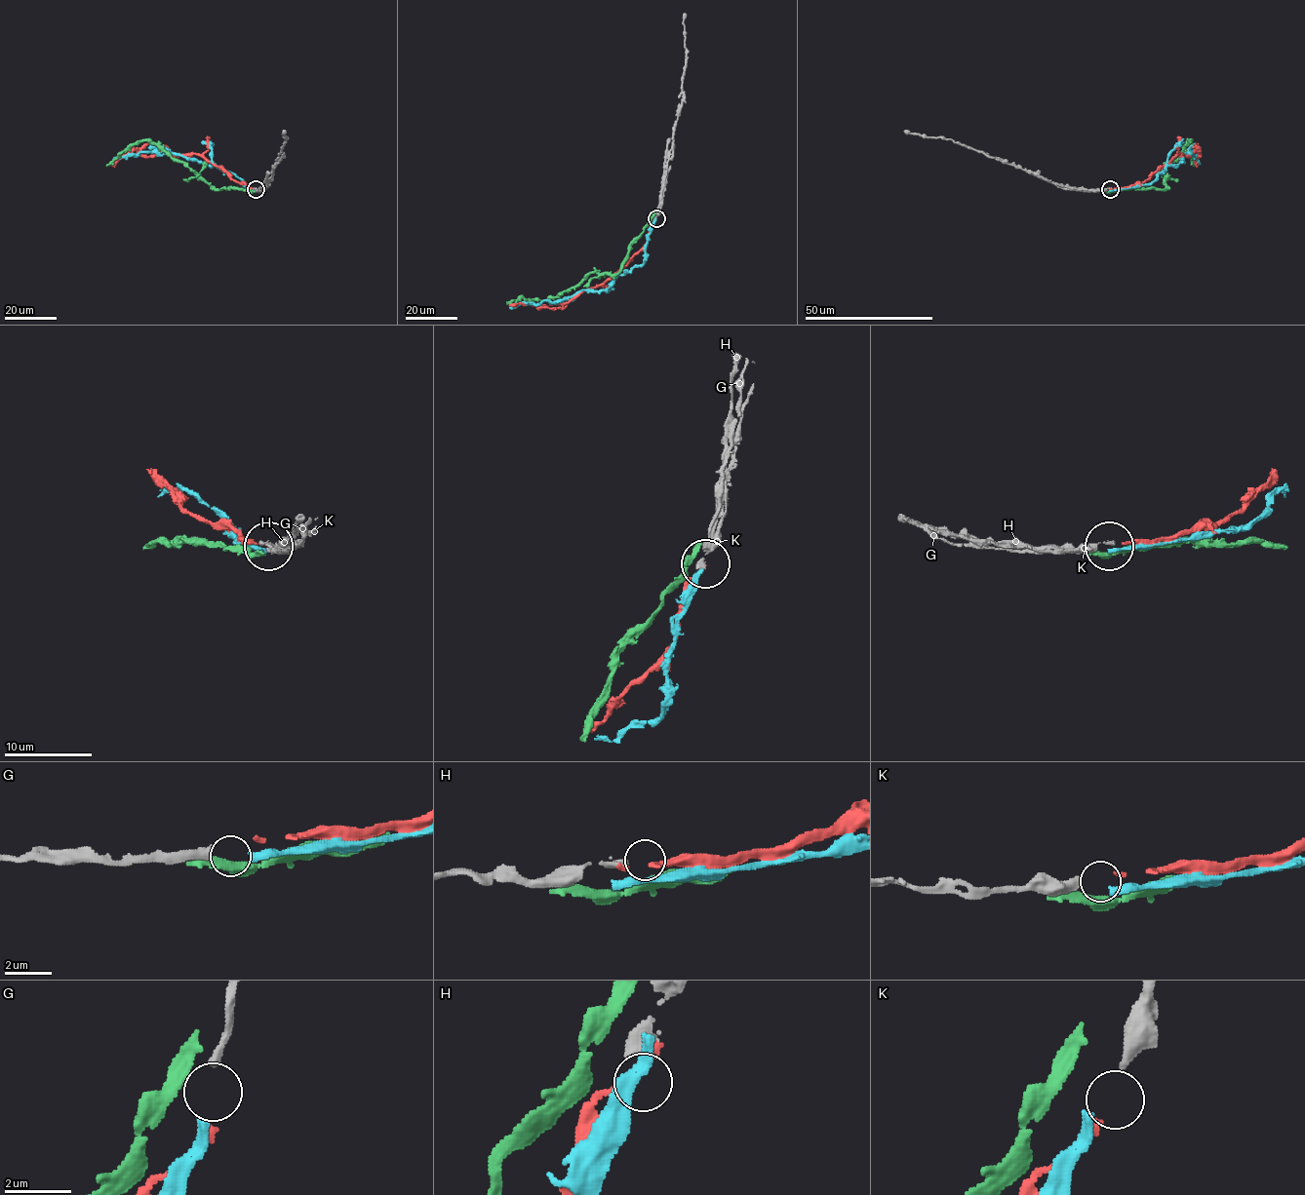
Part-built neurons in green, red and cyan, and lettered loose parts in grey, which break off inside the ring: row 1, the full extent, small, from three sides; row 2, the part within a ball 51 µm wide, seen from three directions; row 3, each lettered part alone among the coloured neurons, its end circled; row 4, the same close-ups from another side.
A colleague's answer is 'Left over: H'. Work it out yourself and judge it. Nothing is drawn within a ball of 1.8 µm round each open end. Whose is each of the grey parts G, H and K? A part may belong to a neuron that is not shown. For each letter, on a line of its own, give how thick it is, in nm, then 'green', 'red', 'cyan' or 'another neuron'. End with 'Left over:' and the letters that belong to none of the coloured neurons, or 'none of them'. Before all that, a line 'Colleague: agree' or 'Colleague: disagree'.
Colleague: agree
G: 300 nm thick; cyan
H: 440 nm thick; another neuron
K: 360 nm thick; red
Left over: H

